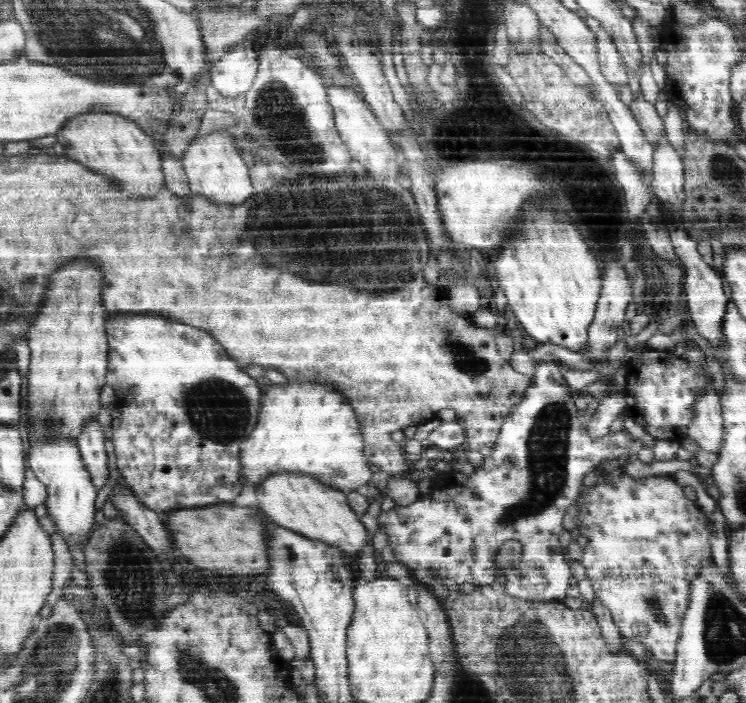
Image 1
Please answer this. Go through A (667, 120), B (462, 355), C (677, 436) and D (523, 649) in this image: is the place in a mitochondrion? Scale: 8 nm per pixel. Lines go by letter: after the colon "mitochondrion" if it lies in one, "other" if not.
A: other
B: mitochondrion
C: other
D: mitochondrion

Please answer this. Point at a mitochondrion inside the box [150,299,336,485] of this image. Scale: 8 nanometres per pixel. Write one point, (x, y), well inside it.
(219, 410)

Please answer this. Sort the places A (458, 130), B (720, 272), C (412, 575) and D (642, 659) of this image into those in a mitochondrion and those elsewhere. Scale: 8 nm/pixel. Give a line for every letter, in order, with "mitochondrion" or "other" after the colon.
A: mitochondrion
B: other
C: other
D: other

